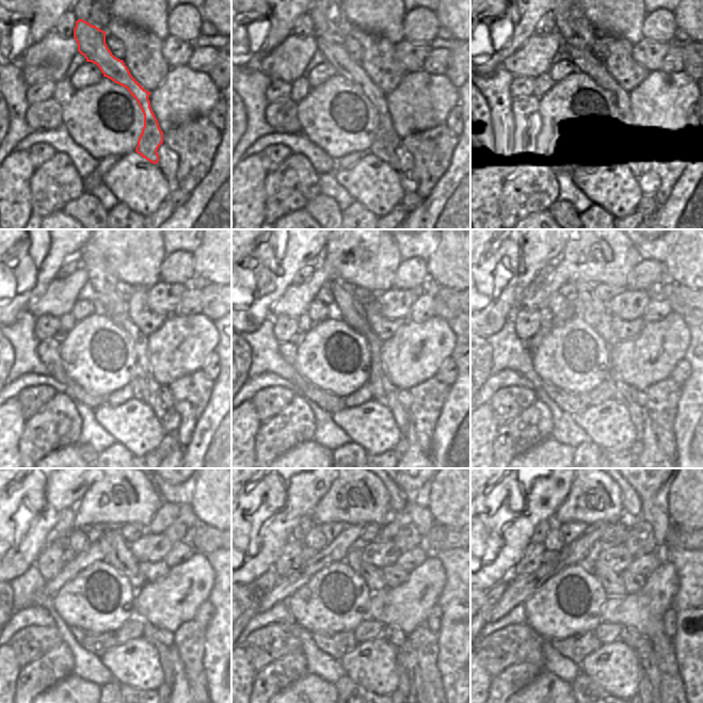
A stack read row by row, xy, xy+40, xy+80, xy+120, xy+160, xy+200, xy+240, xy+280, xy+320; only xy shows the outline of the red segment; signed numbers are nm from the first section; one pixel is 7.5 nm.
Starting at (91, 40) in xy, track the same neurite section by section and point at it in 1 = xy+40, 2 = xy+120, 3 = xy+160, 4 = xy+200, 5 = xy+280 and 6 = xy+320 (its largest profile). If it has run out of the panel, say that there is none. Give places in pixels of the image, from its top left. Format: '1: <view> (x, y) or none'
1: xy+40 (386, 140)
2: xy+120 (145, 388)
3: xy+160 (383, 392)
4: xy+200 (624, 394)
5: xy+280 (403, 685)
6: xy+320 (644, 685)

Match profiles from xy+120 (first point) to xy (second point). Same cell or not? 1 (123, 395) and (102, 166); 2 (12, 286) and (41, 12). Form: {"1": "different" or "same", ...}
{"1": "same", "2": "same"}

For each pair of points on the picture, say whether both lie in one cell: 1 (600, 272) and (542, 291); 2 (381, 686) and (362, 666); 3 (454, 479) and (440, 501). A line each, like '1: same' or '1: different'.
1: same
2: same
3: same

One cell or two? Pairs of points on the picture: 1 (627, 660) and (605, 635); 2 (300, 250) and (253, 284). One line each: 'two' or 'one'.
1: two
2: one

